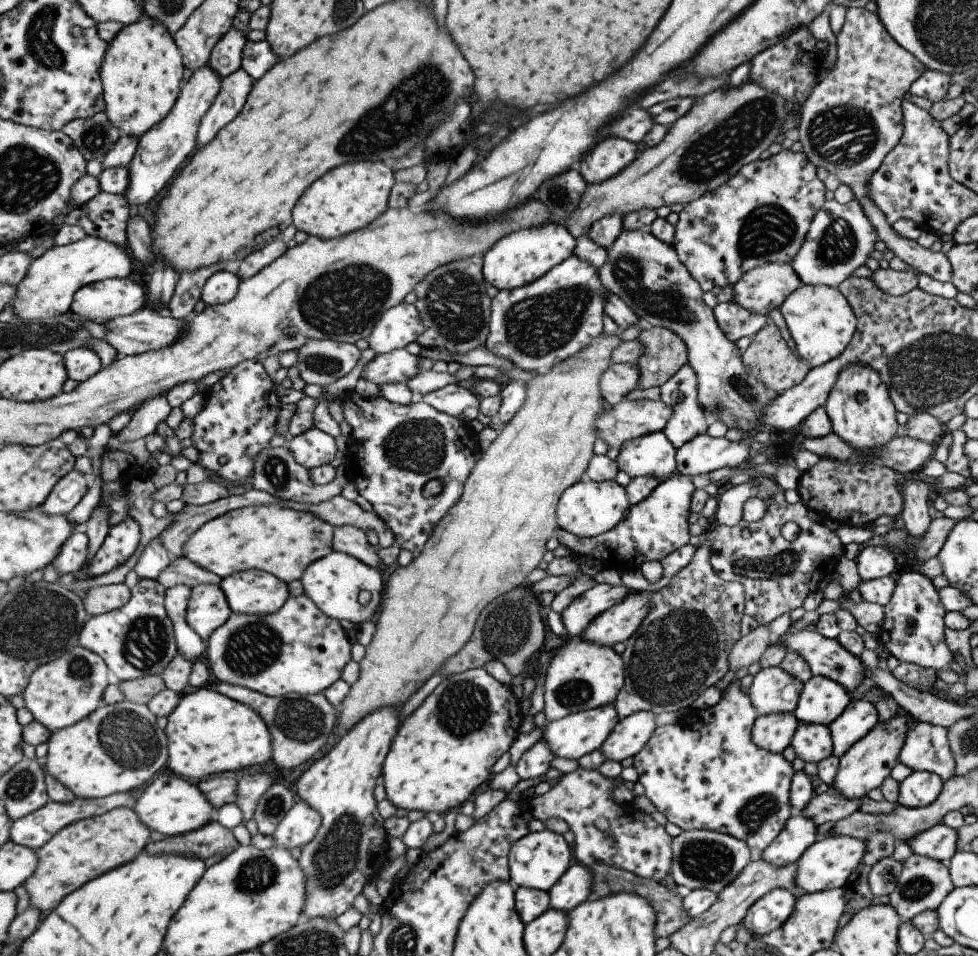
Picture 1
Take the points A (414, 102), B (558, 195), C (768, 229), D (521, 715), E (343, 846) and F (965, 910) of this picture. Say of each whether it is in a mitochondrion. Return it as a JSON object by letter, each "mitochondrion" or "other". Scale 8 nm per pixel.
{"A":"mitochondrion","B":"mitochondrion","C":"mitochondrion","D":"other","E":"mitochondrion","F":"other"}

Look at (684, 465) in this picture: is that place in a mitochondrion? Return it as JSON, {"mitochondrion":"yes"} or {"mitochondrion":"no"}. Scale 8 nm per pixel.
{"mitochondrion":"no"}

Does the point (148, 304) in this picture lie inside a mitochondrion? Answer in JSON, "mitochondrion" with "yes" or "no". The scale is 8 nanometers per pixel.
{"mitochondrion":"no"}

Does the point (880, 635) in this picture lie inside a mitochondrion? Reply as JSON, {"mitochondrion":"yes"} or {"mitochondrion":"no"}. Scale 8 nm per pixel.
{"mitochondrion":"no"}

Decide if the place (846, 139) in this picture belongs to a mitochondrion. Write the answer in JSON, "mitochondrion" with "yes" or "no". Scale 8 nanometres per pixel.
{"mitochondrion":"yes"}

